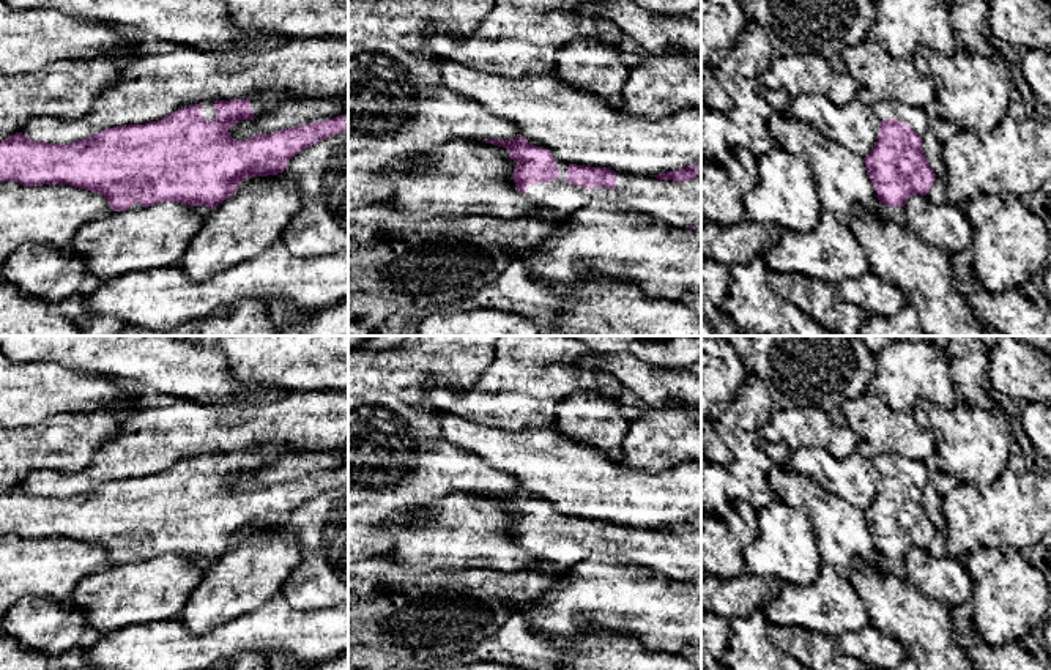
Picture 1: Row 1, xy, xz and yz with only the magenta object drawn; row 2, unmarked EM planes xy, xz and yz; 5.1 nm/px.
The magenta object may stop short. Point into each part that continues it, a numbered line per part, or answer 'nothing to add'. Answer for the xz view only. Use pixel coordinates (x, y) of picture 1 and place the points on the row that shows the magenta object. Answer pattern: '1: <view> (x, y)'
1: xz (678, 204)

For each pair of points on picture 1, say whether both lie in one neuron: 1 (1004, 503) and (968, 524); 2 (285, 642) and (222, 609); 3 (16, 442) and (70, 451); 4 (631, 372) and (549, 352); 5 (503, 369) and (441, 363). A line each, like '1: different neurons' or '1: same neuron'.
1: same neuron
2: different neurons
3: same neuron
4: different neurons
5: different neurons

